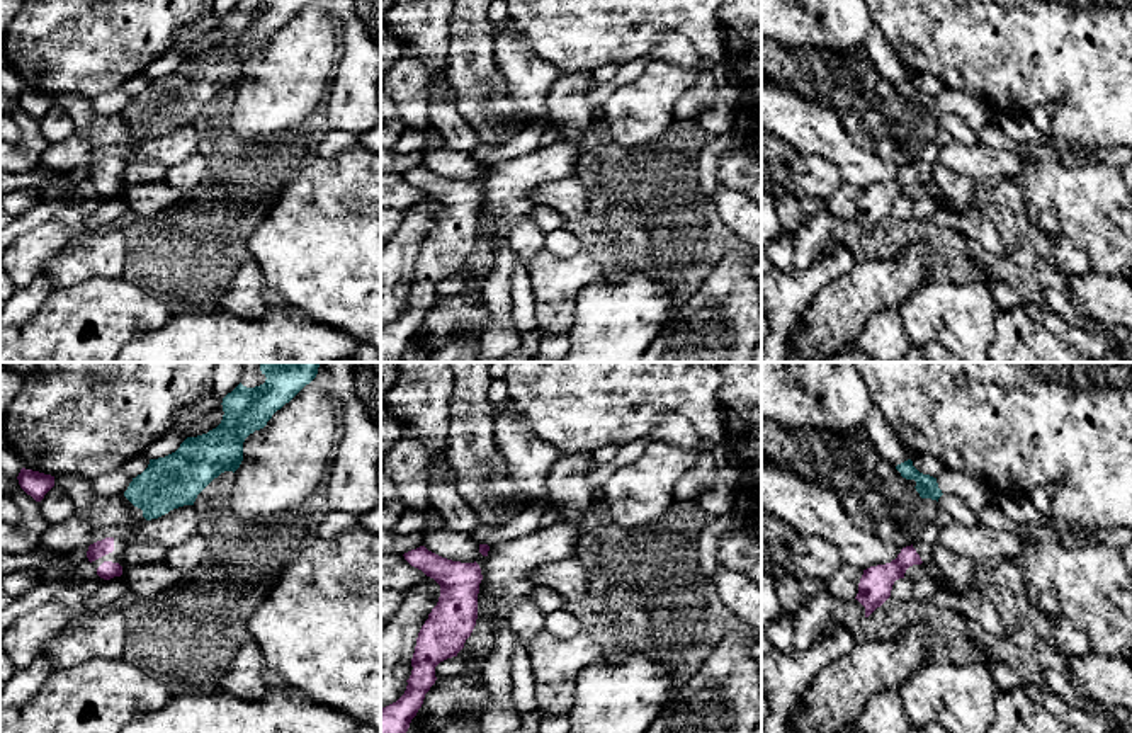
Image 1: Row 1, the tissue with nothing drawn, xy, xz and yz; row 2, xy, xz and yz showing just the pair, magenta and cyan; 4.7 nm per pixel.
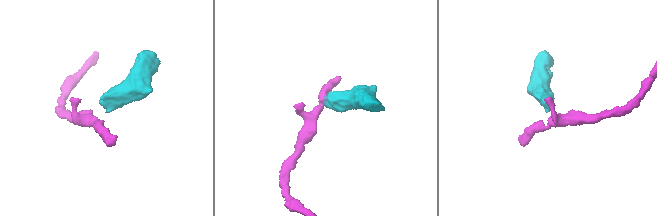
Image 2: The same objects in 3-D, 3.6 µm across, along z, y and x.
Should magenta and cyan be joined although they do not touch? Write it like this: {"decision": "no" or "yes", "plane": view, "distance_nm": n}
{"decision": "no", "plane": "xy", "distance_nm": 180}

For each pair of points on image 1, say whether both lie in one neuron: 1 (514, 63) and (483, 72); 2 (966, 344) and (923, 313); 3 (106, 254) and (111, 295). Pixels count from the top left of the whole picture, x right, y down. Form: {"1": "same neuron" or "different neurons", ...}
{"1": "different neurons", "2": "same neuron", "3": "different neurons"}

